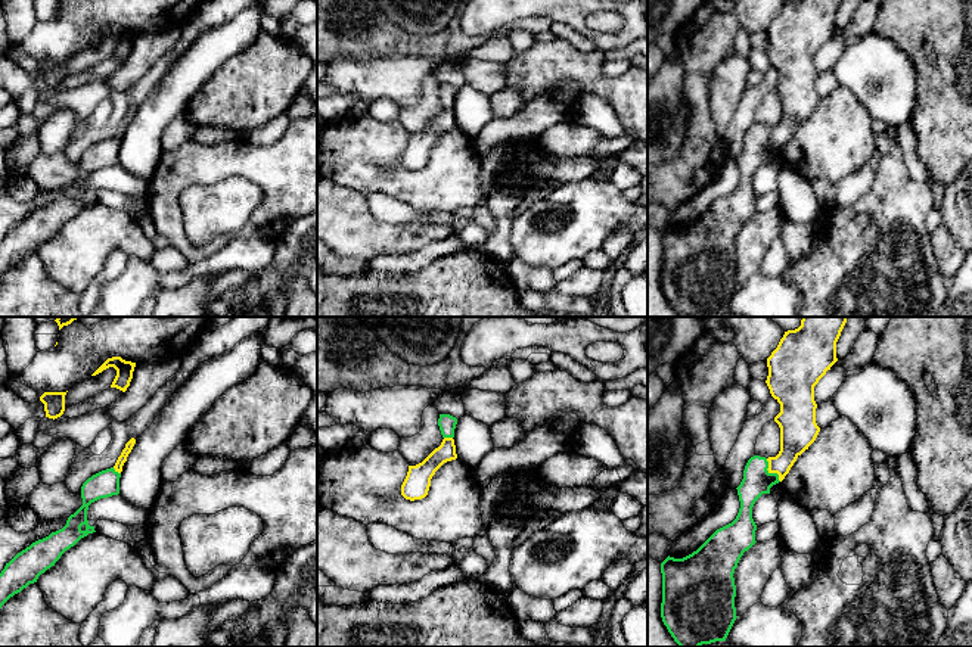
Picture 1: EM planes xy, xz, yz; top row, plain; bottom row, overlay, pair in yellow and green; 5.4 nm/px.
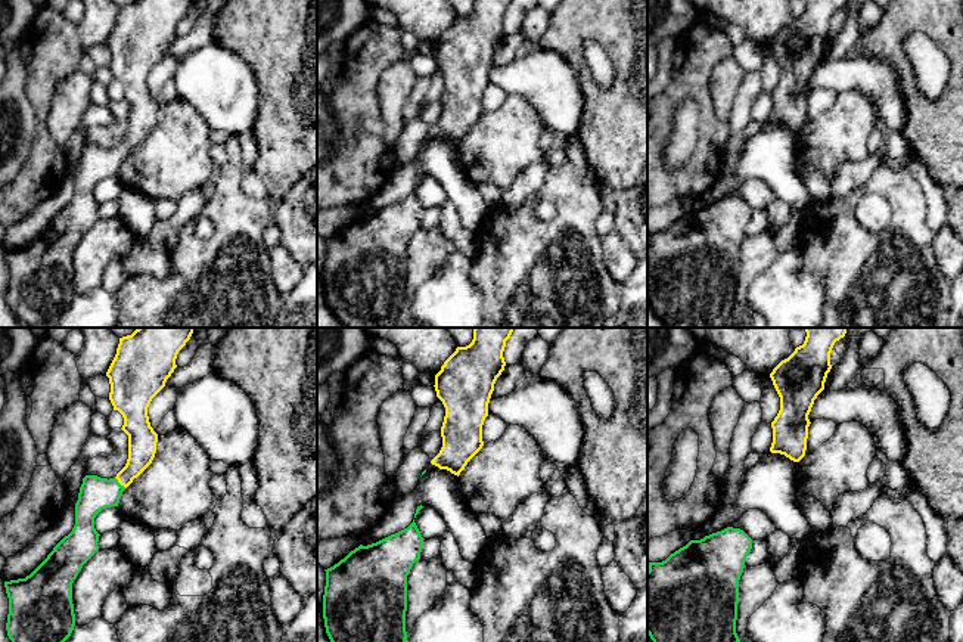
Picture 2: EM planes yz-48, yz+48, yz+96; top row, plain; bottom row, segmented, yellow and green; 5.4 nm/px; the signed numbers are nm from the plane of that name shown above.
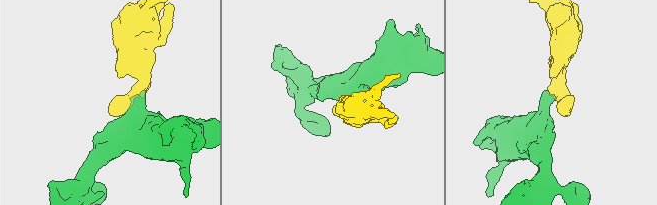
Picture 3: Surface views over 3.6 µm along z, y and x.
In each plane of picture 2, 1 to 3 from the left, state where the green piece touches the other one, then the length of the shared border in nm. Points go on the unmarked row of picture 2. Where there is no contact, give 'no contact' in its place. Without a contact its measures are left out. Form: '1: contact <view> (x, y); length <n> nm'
1: contact yz-48 (120, 152); length 90 nm
2: no contact
3: no contact

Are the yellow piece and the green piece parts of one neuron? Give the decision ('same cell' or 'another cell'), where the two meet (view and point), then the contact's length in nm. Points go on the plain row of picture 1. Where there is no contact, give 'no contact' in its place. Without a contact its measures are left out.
same cell | yz (770, 142) | 150 nm

